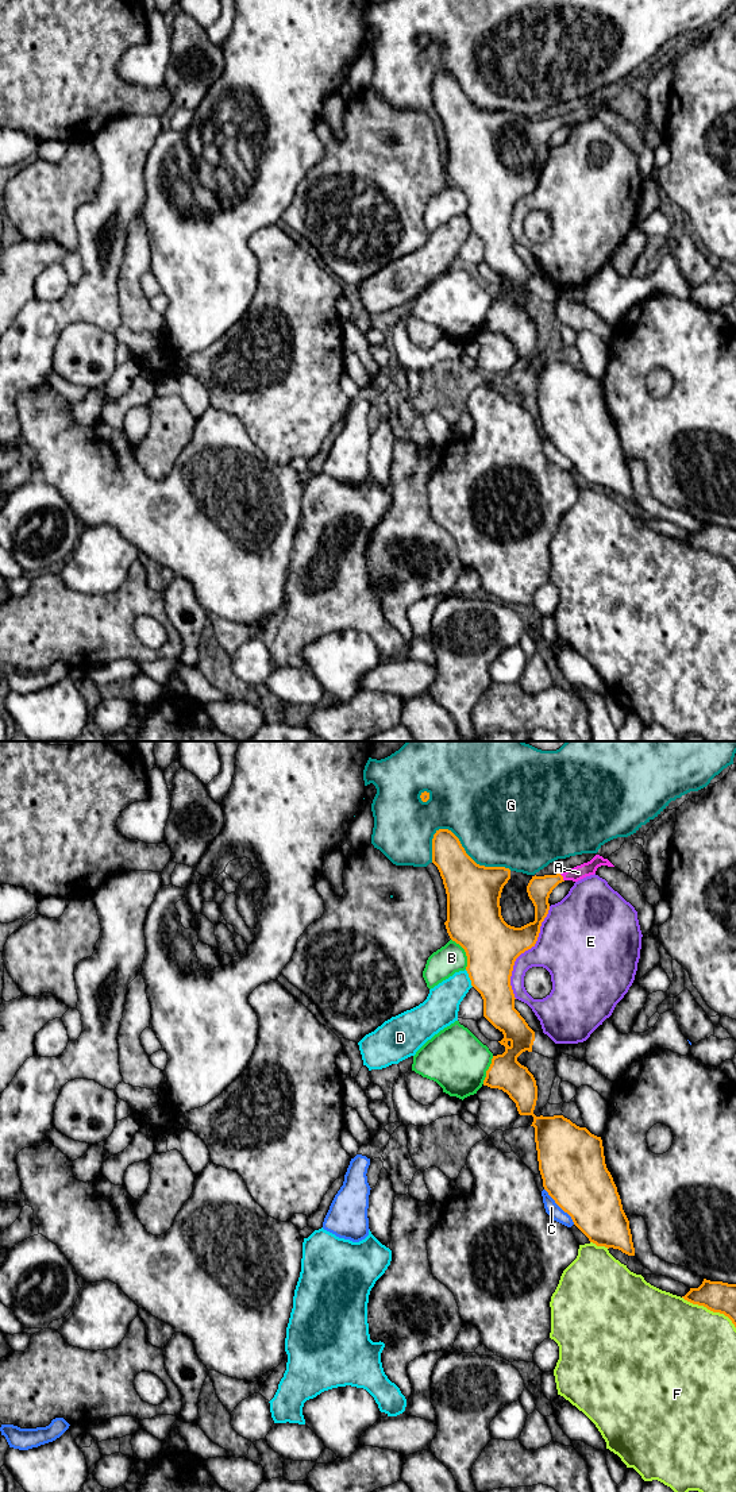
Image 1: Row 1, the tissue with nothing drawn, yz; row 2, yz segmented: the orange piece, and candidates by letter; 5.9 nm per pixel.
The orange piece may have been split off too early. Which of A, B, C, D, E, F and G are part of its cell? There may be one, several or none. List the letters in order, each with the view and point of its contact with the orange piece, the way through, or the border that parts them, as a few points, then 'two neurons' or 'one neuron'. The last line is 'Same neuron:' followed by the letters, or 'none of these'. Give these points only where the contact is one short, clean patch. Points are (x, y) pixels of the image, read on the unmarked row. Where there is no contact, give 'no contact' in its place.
A: meets orange in yz at (562, 122); runs through yz (539, 131), (562, 122), (578, 116); one neuron
B: meets orange in yz at (466, 197); two neurons
C: meets orange in yz at (559, 450); two neurons
D: meets orange in yz at (469, 220); two neurons
E: meets orange in yz at (524, 195); two neurons
F: meets orange in yz at (711, 554); two neurons
G: meets orange in yz at (467, 99); two neurons
Same neuron: A

